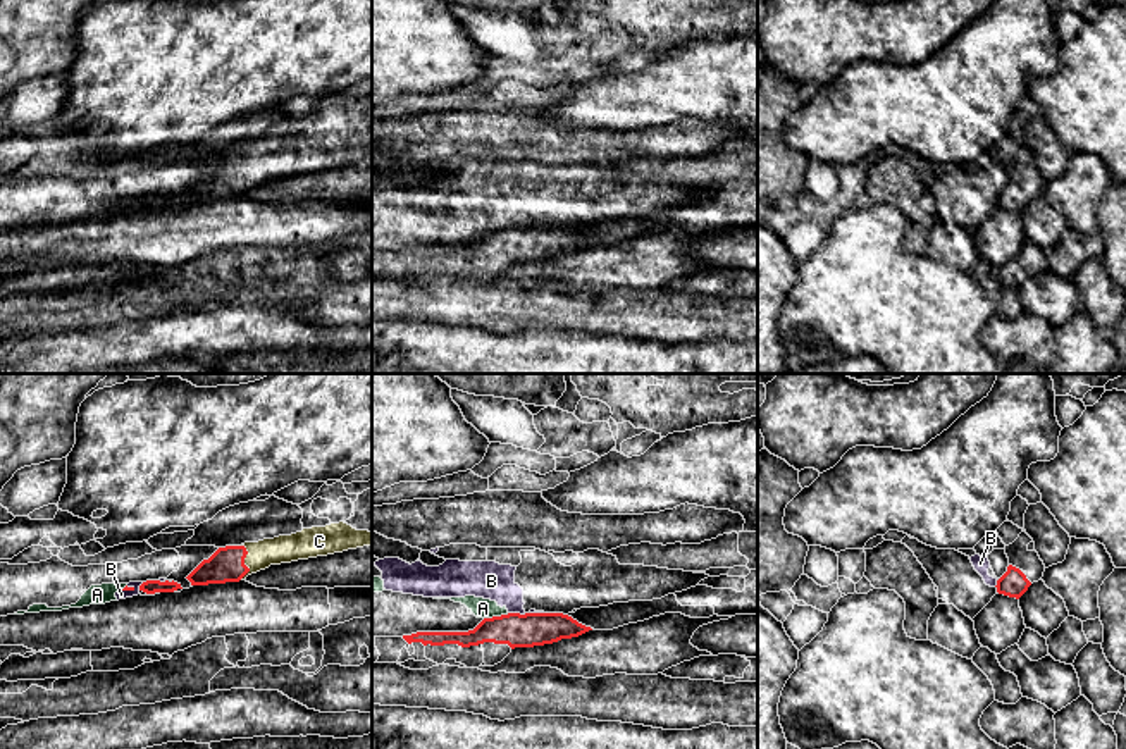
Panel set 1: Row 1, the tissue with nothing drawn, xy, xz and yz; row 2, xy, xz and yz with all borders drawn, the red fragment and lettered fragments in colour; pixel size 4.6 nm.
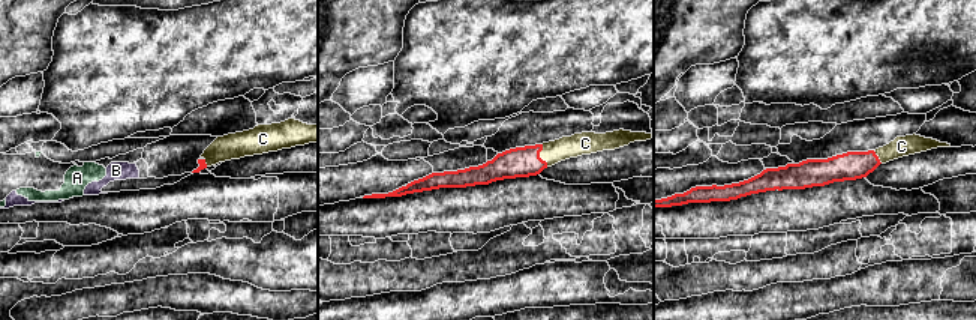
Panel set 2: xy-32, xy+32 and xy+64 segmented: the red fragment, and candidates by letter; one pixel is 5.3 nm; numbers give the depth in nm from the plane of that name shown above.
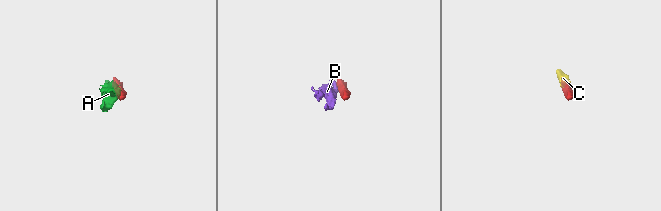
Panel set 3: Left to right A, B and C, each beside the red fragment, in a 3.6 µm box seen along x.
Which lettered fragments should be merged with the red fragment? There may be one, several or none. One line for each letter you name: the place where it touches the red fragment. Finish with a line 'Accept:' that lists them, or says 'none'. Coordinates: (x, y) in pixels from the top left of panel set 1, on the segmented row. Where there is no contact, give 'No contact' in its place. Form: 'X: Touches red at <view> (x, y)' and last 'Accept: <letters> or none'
C: Touches red at xy (243, 562)
Accept: C

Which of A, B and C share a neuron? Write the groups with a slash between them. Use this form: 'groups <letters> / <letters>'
groups A B / C

